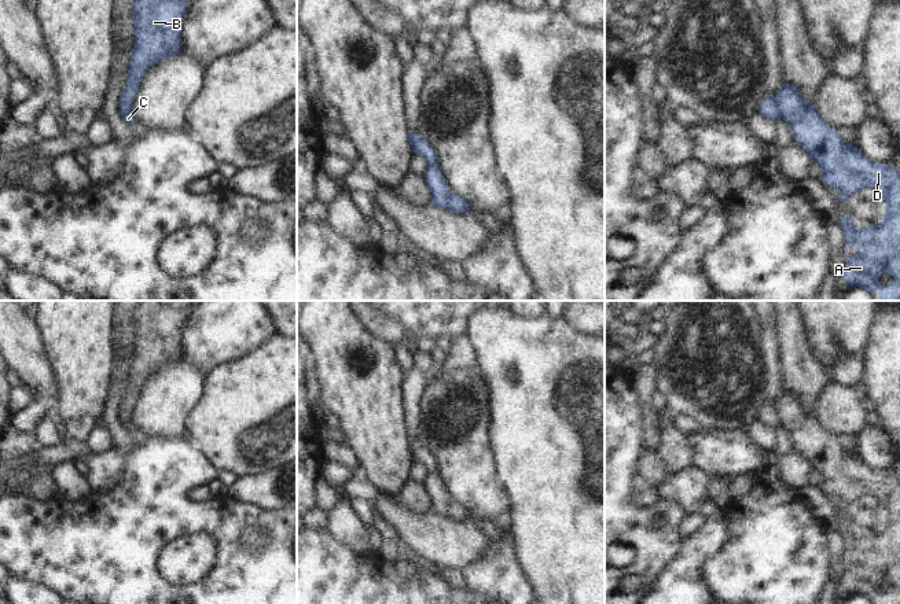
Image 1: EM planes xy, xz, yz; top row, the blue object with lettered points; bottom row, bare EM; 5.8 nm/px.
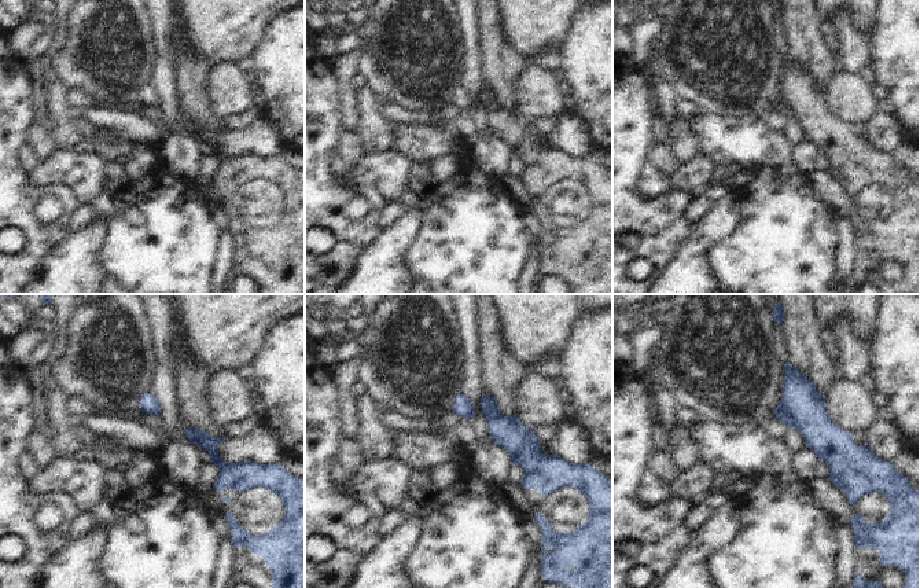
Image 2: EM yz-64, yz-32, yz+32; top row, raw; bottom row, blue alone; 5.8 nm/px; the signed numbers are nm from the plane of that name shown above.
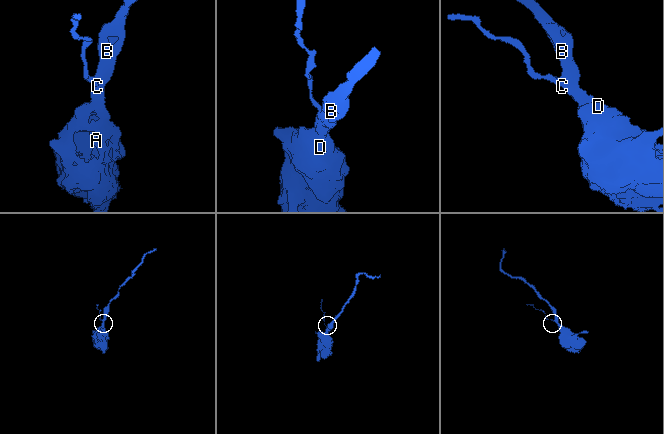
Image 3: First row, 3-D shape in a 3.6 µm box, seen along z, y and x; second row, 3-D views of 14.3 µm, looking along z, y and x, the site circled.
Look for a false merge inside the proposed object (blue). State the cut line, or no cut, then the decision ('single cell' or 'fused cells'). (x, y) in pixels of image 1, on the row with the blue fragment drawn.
no cut | single cell

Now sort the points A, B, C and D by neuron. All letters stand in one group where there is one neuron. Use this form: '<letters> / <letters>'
A B C D

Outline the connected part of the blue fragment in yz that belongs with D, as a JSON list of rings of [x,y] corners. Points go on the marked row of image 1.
[[[785,82],[776,95],[769,95],[760,102],[758,114],[775,122],[785,119],[791,129],[796,144],[804,147],[823,174],[822,183],[835,188],[842,195],[837,198],[845,202],[849,195],[866,187],[879,192],[885,200],[885,217],[874,225],[856,228],[851,216],[842,216],[841,226],[845,233],[846,265],[842,279],[846,288],[863,287],[874,295],[879,292],[879,301],[900,301],[900,172],[868,159],[857,147],[846,143],[834,128],[824,124],[813,103],[807,104],[798,86]]]

